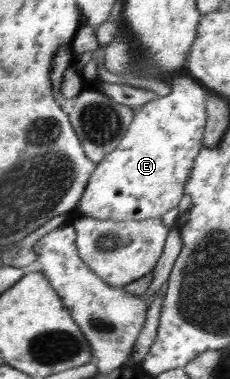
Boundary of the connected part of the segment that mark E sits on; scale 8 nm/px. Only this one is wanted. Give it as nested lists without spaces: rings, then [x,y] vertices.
[[[182,75],[171,80],[169,95],[143,104],[135,109],[129,129],[119,145],[97,162],[88,186],[77,204],[75,215],[91,216],[102,220],[146,220],[158,218],[176,208],[185,195],[184,187],[188,183],[194,159],[203,146],[203,134],[207,121],[205,98],[207,89],[194,77]]]

